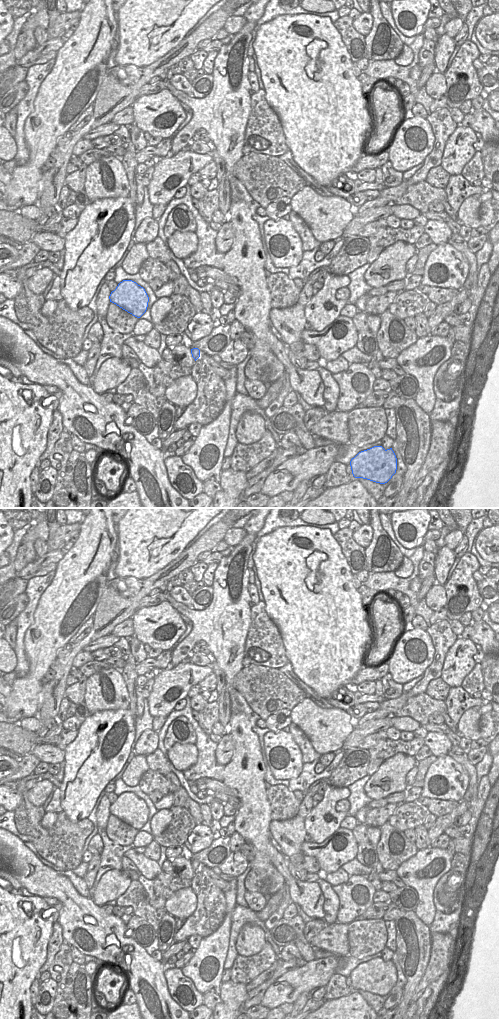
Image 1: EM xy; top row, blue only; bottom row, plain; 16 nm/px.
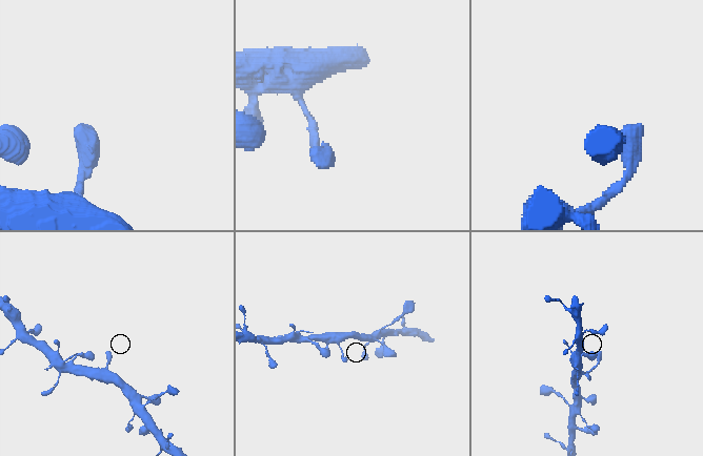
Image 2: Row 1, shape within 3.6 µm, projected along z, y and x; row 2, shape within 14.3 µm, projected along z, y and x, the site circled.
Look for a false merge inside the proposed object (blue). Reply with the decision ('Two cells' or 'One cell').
One cell

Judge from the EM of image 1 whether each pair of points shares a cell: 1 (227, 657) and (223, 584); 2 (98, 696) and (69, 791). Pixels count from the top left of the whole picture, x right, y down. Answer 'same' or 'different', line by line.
1: same
2: different

